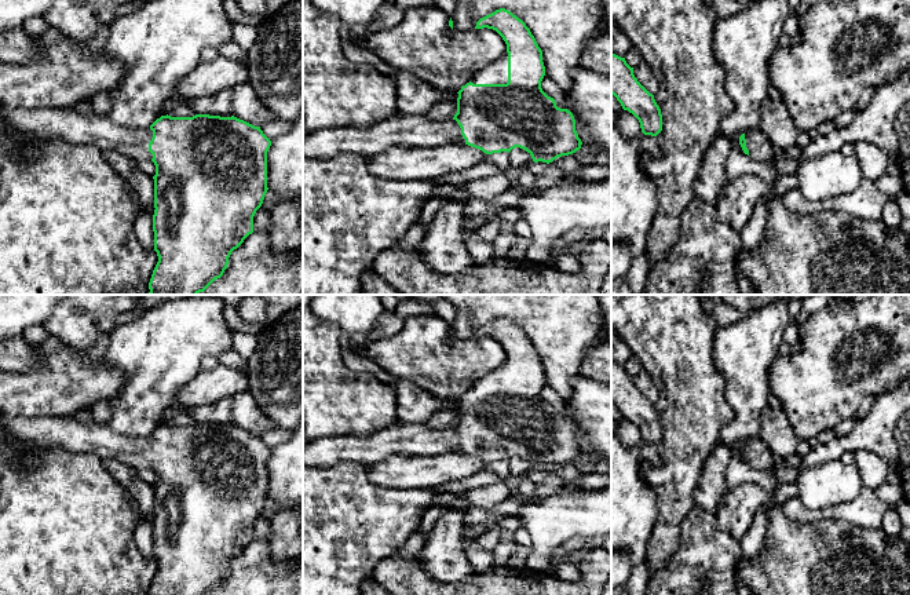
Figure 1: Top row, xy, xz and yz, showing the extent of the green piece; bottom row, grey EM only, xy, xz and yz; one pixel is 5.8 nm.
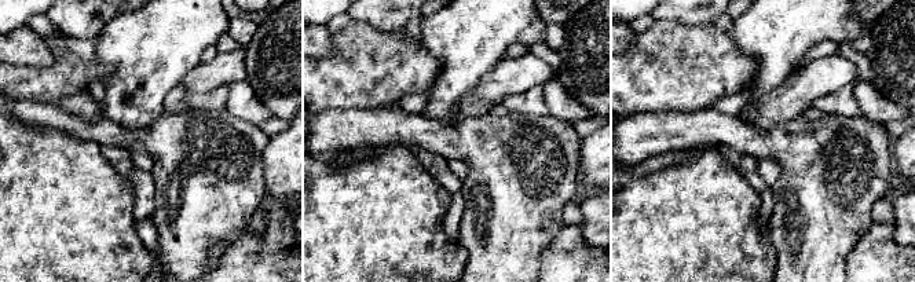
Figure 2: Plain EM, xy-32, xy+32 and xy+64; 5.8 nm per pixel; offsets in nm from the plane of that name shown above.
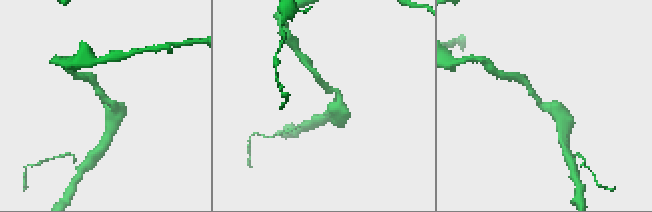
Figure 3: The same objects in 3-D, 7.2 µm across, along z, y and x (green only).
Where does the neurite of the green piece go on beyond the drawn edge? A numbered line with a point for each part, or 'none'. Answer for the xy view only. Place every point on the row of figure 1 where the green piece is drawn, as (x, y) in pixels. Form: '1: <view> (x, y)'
1: xy (26, 126)

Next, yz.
1: yz (760, 149)

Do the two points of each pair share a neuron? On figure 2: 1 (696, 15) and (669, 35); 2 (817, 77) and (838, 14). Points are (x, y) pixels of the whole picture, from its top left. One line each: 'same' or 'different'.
1: different
2: different

